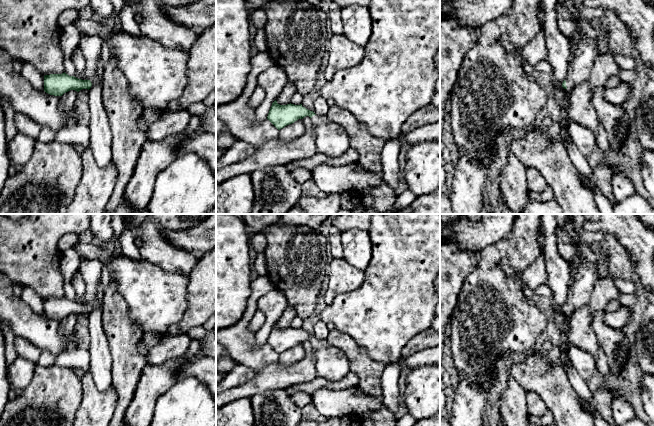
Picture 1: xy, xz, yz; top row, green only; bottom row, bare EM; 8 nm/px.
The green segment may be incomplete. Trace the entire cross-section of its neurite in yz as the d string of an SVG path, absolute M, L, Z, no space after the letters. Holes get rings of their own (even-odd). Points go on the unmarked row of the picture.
M583 258L575 262L575 274L569 283L569 293L562 307L564 313L588 305L593 289L598 280L596 267L592 262Z

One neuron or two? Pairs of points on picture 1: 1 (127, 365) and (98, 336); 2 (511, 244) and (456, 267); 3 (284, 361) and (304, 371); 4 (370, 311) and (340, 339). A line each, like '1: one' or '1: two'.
1: two
2: two
3: two
4: two

